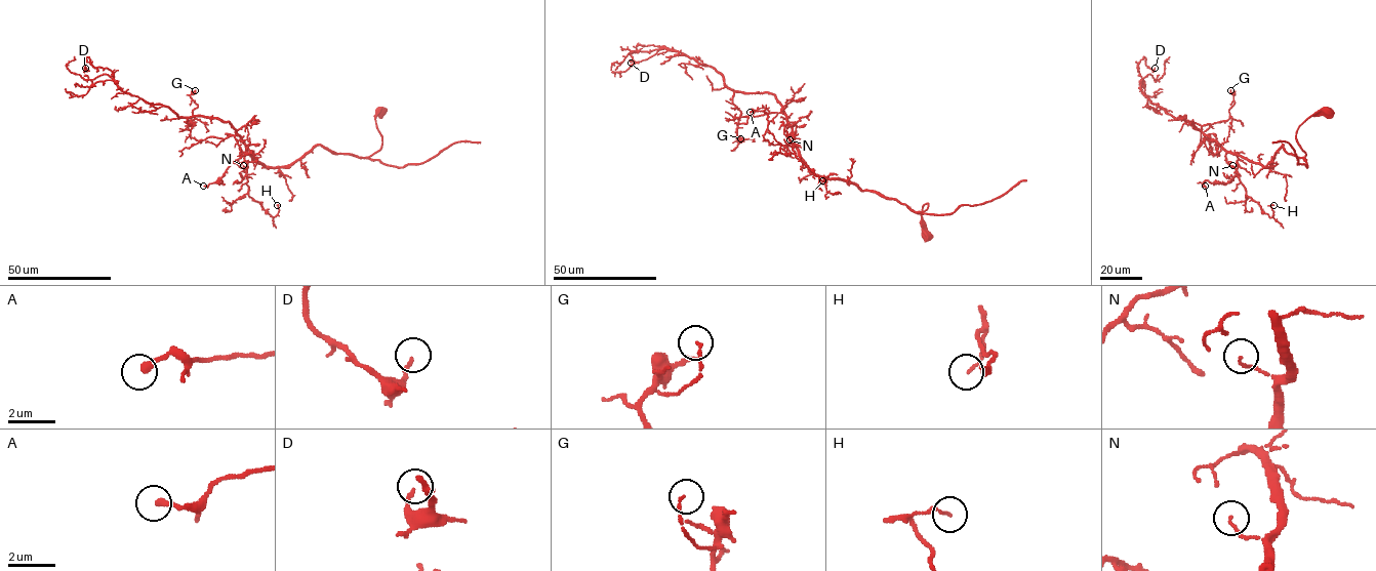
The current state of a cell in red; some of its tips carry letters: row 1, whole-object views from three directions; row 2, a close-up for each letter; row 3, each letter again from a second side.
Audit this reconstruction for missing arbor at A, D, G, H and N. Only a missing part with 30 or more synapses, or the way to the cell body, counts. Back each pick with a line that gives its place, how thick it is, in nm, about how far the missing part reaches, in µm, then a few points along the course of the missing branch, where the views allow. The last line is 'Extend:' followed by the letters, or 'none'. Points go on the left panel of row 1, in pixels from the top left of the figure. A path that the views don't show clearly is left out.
Extend: none

